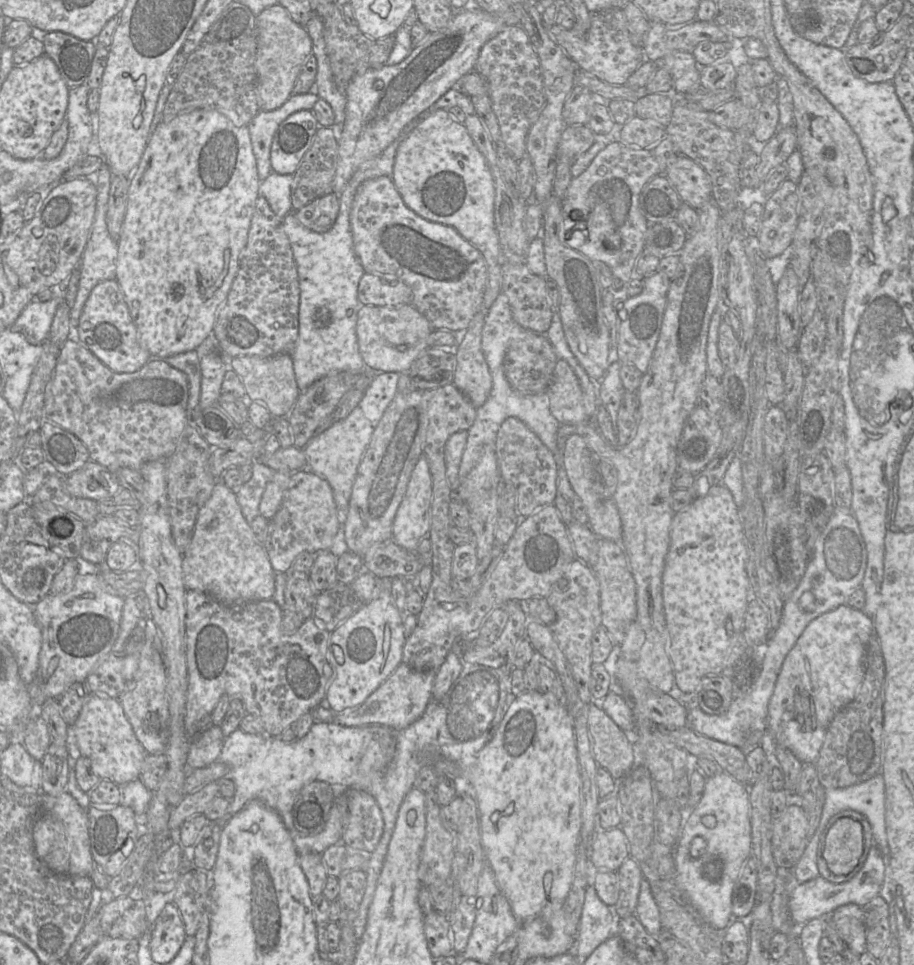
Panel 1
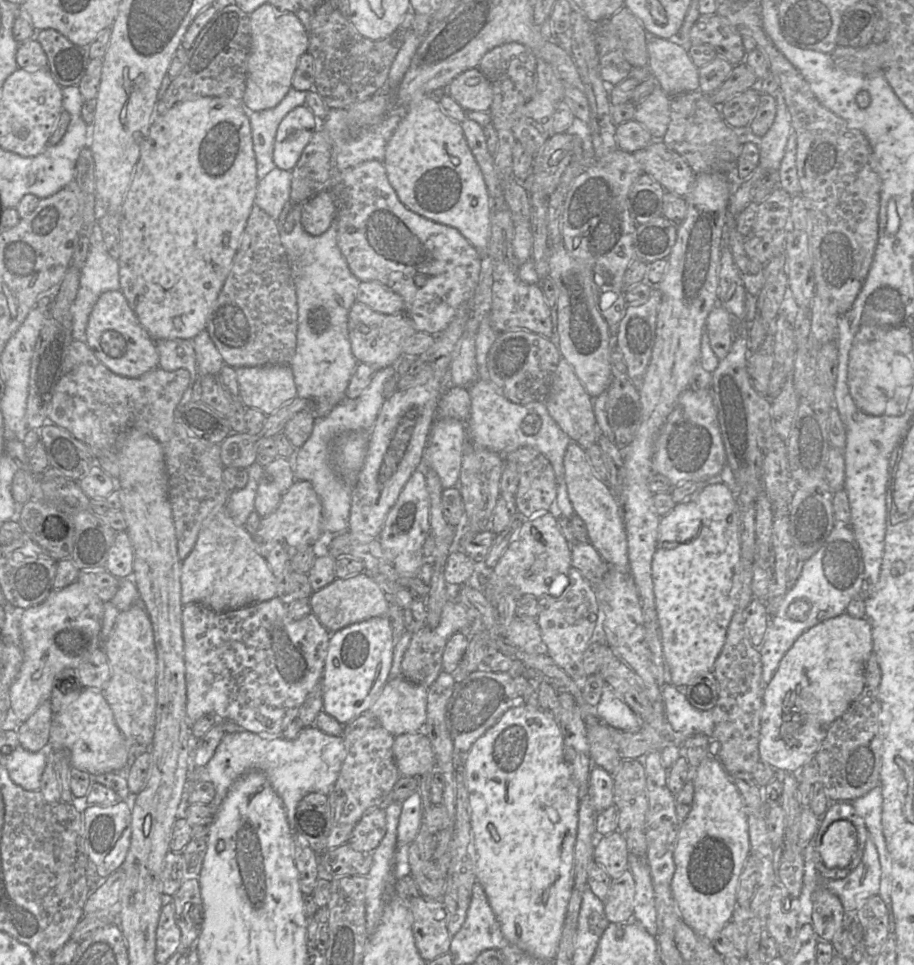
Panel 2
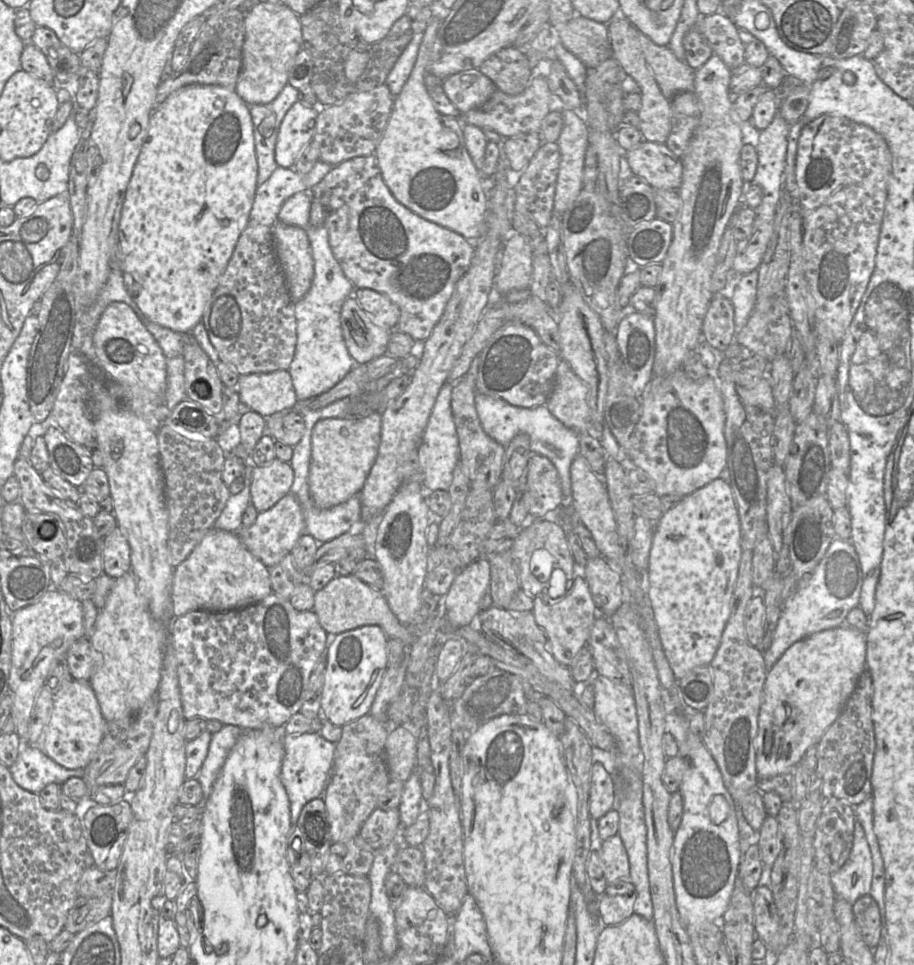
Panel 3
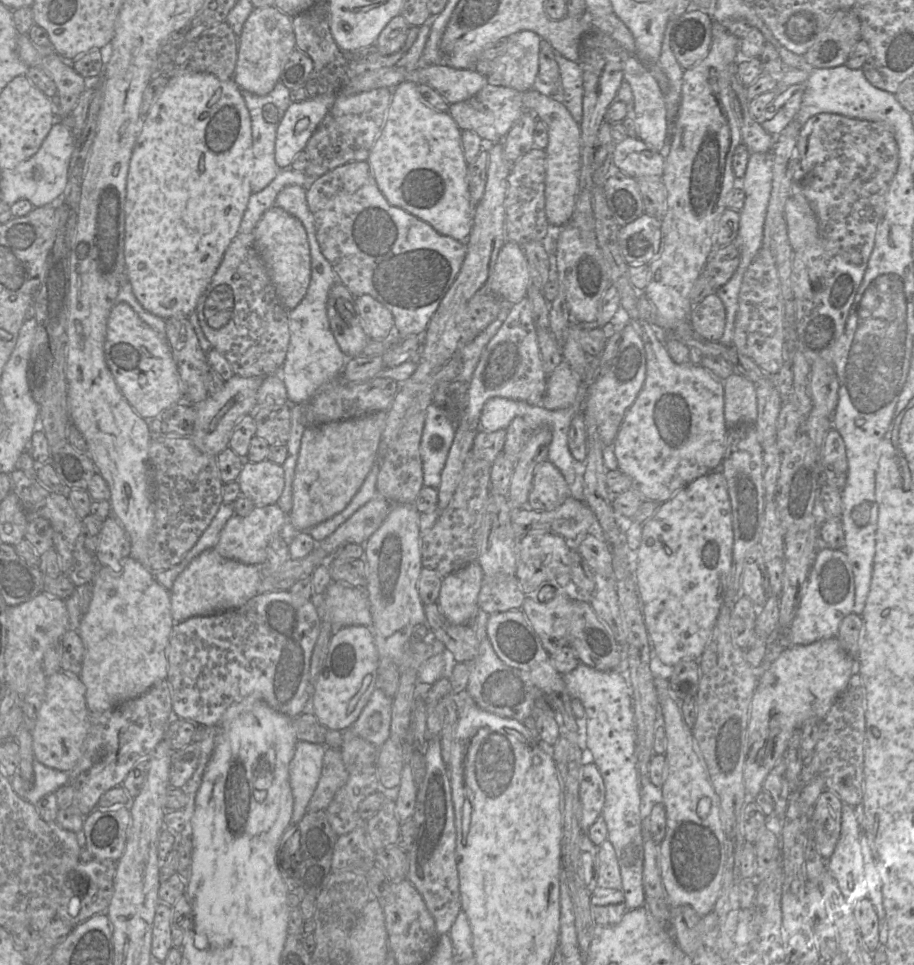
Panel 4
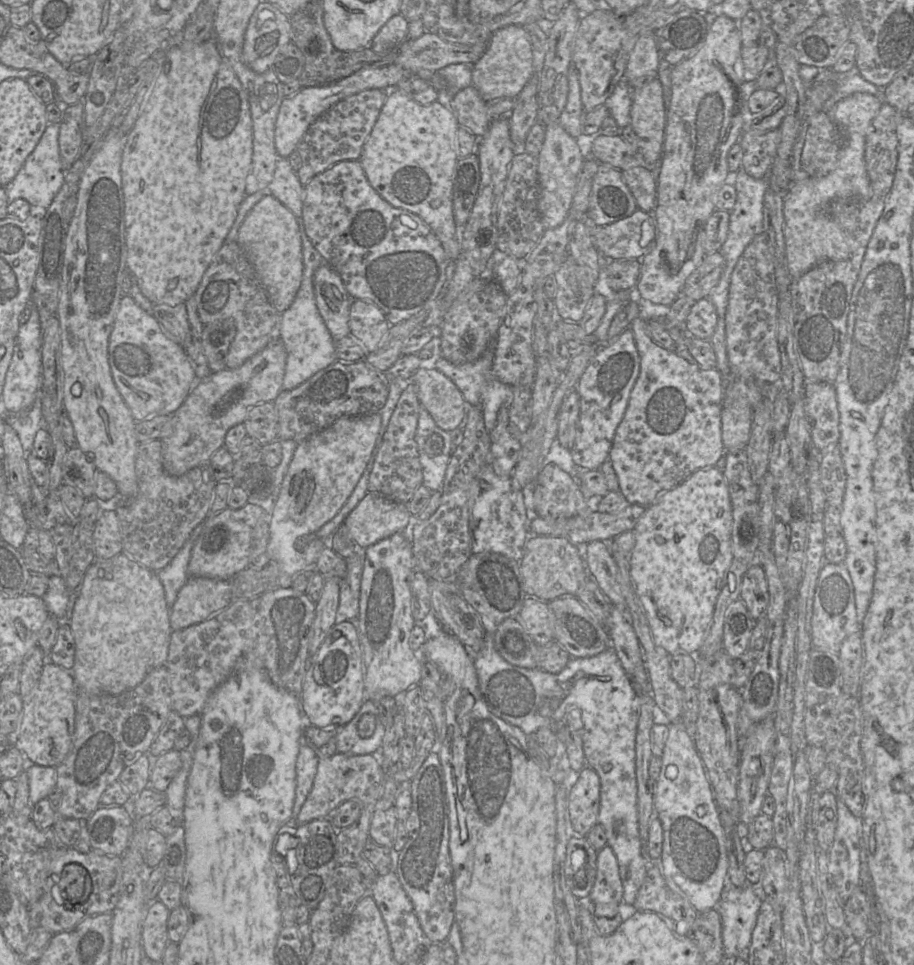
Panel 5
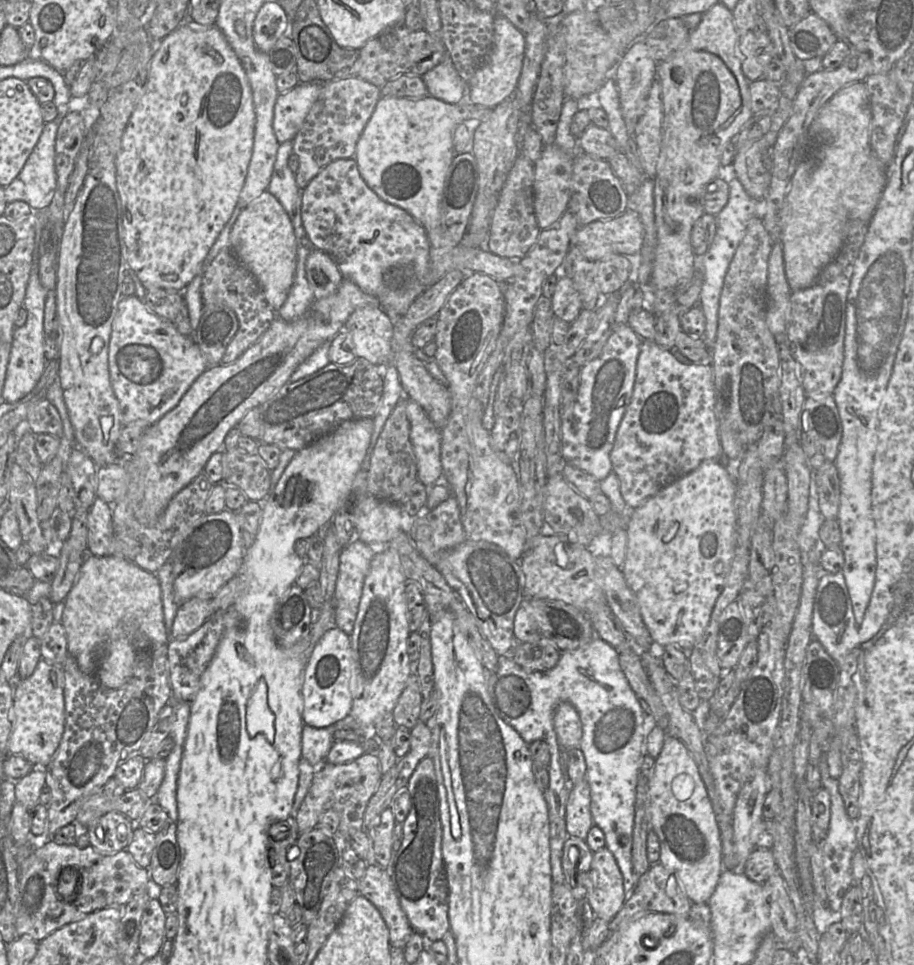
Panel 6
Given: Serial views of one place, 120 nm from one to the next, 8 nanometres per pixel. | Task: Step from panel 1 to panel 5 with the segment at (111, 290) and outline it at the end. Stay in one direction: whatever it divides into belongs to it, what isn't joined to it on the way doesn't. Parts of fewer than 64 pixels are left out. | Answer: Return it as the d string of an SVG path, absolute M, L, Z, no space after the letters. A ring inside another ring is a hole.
M123 296L109 337L108 362L114 383L136 422L152 416L172 415L192 390L195 372L184 349L169 339L155 317L144 311L135 300Z

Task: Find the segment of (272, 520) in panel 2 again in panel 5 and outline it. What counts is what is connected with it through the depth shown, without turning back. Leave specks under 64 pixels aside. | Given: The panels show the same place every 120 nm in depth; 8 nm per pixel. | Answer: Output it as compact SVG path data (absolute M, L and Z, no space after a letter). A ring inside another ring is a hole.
M248 503L240 509L226 508L219 513L210 512L202 522L202 531L191 552L188 565L189 578L231 580L236 574L247 569L251 565L252 532L265 512L261 506Z

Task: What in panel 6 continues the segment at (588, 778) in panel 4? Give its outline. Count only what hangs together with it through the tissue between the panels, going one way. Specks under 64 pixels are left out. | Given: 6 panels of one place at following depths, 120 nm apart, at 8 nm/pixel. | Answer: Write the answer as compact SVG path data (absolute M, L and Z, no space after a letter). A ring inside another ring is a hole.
M584 779L573 787L567 801L566 829L569 836L586 841L587 835L594 825L590 803L590 787Z

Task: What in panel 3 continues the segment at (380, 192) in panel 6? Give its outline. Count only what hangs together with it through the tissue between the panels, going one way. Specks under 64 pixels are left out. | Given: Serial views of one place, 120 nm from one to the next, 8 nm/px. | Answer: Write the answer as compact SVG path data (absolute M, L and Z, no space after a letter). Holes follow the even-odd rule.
M435 5L435 16L423 32L417 59L409 78L400 93L393 99L390 117L374 155L384 183L401 205L421 218L461 235L467 241L478 242L484 234L485 218L488 212L485 190L488 178L482 176L466 150L460 119L440 114L434 108L424 84L432 46L438 28L447 15L448 11L437 9Z

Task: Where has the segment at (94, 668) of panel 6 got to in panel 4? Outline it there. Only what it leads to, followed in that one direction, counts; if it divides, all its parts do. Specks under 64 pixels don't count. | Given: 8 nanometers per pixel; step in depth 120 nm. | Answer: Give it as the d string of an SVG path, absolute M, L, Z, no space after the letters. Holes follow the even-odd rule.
M130 556L120 561L122 573L99 566L91 582L92 599L82 615L78 634L84 645L80 680L86 687L85 699L90 712L105 712L121 703L137 698L168 676L168 646L174 626L171 615L170 591L156 579L154 572Z

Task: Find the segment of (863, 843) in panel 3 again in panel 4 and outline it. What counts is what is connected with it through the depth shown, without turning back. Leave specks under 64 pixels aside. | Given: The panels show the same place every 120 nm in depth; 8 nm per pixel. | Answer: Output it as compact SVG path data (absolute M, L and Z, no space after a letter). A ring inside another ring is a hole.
M846 804L842 810L840 838L834 854L828 861L828 872L837 882L849 905L859 897L867 895L860 825L855 809Z

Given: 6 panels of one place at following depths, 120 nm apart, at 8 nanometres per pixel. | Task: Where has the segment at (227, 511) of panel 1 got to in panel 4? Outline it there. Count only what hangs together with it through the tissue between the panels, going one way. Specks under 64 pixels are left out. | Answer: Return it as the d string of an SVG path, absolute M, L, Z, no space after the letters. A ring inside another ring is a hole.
M214 548L205 550L180 573L170 591L174 624L191 617L215 615L241 607L258 594L261 580L259 566L224 558Z

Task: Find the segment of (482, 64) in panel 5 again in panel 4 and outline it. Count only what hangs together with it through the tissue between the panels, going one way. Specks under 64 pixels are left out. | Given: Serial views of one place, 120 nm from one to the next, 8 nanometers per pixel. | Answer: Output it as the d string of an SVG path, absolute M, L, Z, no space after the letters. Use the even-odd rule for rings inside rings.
M521 30L504 39L510 39L509 46L502 55L490 61L490 71L486 77L487 83L513 88L519 92L531 90L538 74L542 38L533 31Z

